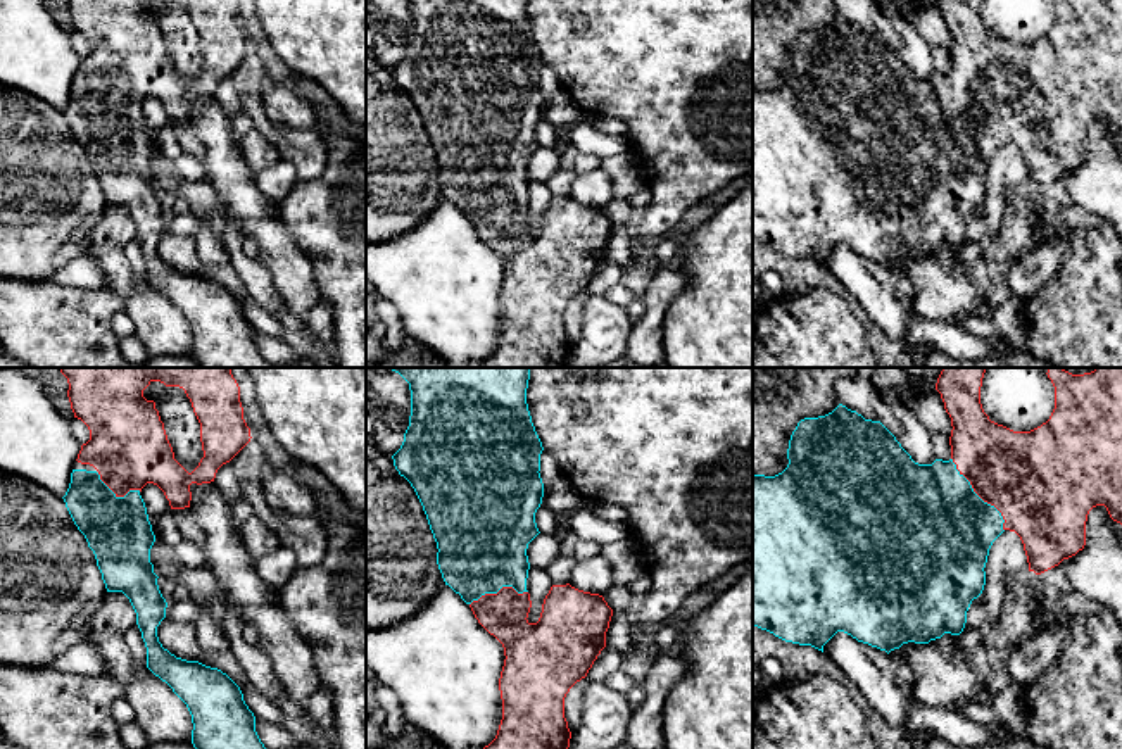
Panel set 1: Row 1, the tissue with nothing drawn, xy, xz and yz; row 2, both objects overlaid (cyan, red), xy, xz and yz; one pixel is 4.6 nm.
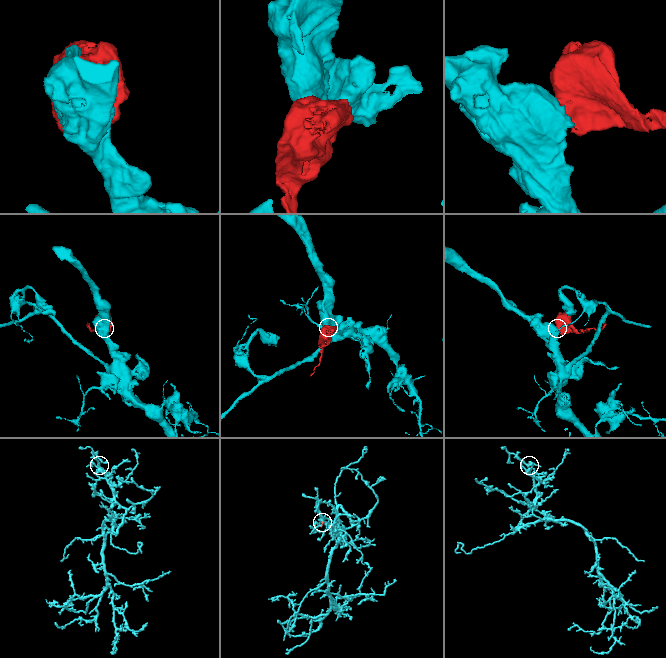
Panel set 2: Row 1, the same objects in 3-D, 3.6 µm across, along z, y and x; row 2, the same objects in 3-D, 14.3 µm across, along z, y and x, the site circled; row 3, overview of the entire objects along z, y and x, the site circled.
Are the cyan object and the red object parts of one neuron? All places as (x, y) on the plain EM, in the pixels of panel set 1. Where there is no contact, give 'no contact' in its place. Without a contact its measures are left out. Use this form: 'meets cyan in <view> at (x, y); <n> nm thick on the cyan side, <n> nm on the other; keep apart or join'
meets cyan in yz at (977, 109); 500 nm thick on the cyan side, 420 nm on the other; join

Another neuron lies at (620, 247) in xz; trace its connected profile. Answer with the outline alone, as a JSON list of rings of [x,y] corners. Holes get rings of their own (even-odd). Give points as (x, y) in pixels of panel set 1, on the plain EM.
[[[615,224],[606,245],[606,259],[628,269],[635,264],[637,254],[633,252],[633,238],[627,226]]]

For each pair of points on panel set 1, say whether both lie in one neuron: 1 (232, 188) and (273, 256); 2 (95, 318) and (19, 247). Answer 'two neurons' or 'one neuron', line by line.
1: one neuron
2: two neurons

